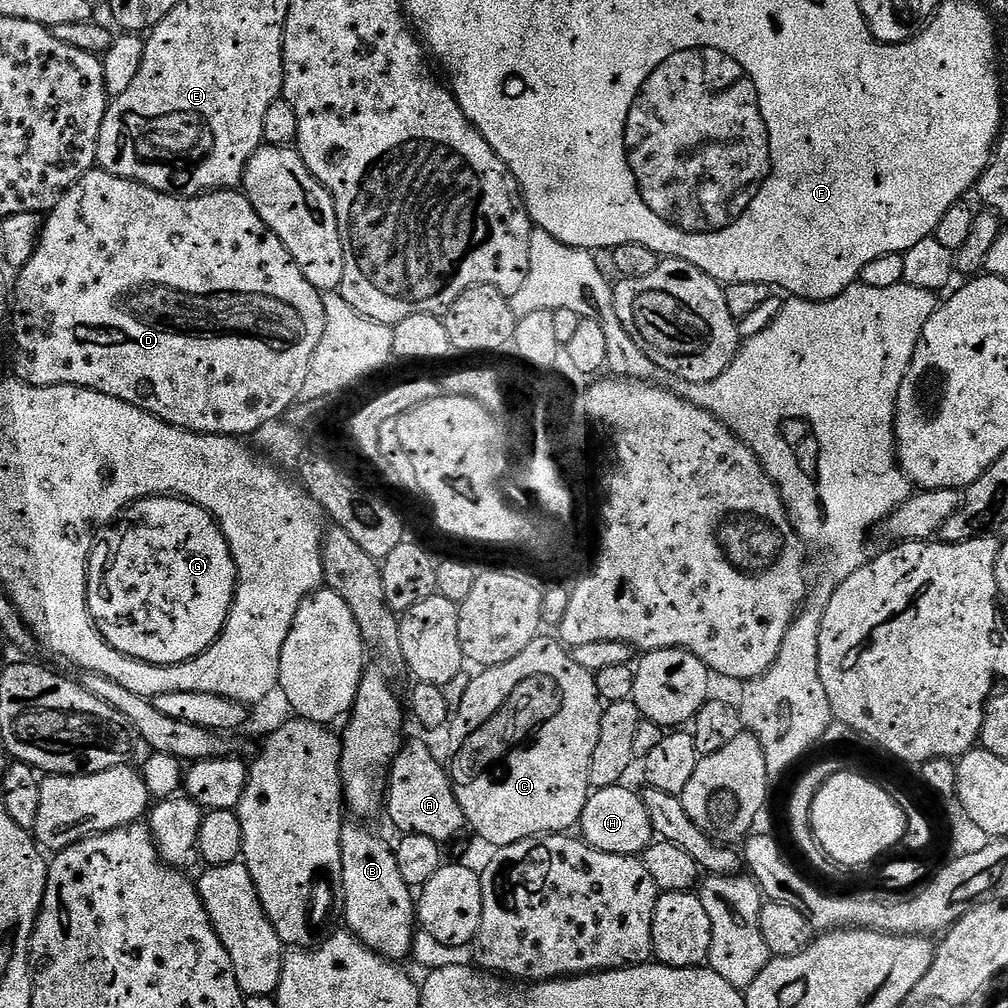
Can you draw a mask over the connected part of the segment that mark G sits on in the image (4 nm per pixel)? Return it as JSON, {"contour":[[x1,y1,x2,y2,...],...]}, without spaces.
{"contour":[[171,494,136,501,123,513,119,524,120,528,111,529,112,537,104,553,93,551,92,563,88,565,88,605,96,625,110,646,127,656,151,664,184,664,193,660,224,633,236,601,238,575,229,533,209,509]]}

